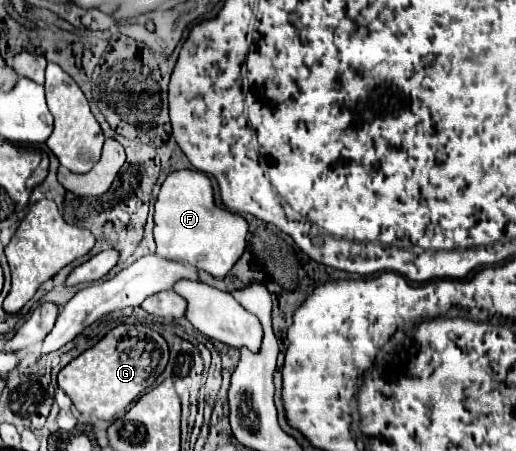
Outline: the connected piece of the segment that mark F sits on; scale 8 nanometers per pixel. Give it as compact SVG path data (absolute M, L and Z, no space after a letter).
M173 171L161 185L155 201L155 243L157 255L187 261L213 277L225 277L245 251L247 221L239 213L215 207L213 187L201 171Z

